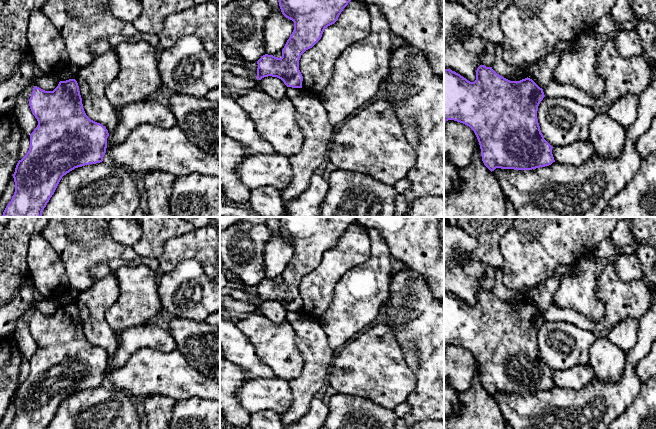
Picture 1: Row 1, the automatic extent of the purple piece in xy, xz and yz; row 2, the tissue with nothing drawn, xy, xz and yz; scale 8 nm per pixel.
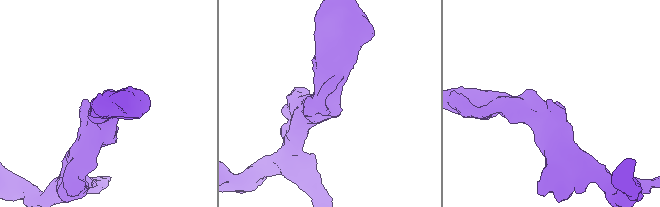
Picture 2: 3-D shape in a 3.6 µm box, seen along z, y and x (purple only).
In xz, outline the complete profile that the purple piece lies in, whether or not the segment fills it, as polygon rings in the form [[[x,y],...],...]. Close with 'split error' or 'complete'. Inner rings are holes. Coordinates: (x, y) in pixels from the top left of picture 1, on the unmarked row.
[[[279,217],[281,236],[294,246],[294,254],[282,273],[281,282],[265,278],[257,285],[257,303],[272,300],[281,303],[287,311],[302,312],[301,279],[321,263],[324,254],[338,244],[343,233],[355,222],[356,217]]]; complete

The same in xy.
[[[75,303],[60,305],[53,315],[45,315],[34,310],[29,330],[38,345],[38,349],[30,358],[28,376],[16,389],[13,398],[15,416],[8,429],[47,429],[64,399],[75,392],[102,386],[106,377],[108,354],[86,339],[79,310]]]; complete

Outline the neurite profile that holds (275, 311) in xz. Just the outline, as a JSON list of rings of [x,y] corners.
[[[264,301],[261,304],[258,304],[257,309],[261,315],[269,318],[274,323],[279,324],[288,321],[286,316],[287,310],[277,301]]]

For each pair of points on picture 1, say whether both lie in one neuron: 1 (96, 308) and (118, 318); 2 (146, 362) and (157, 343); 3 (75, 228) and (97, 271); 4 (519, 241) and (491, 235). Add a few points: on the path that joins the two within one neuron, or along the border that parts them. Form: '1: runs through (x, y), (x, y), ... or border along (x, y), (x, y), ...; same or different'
1: border along (119, 292), (105, 314), (114, 331); different
2: border along (176, 348), (168, 352), (139, 348), (131, 355); different
3: border along (108, 263), (97, 264), (91, 270), (93, 281); different
4: border along (510, 227), (499, 243), (502, 260); different

